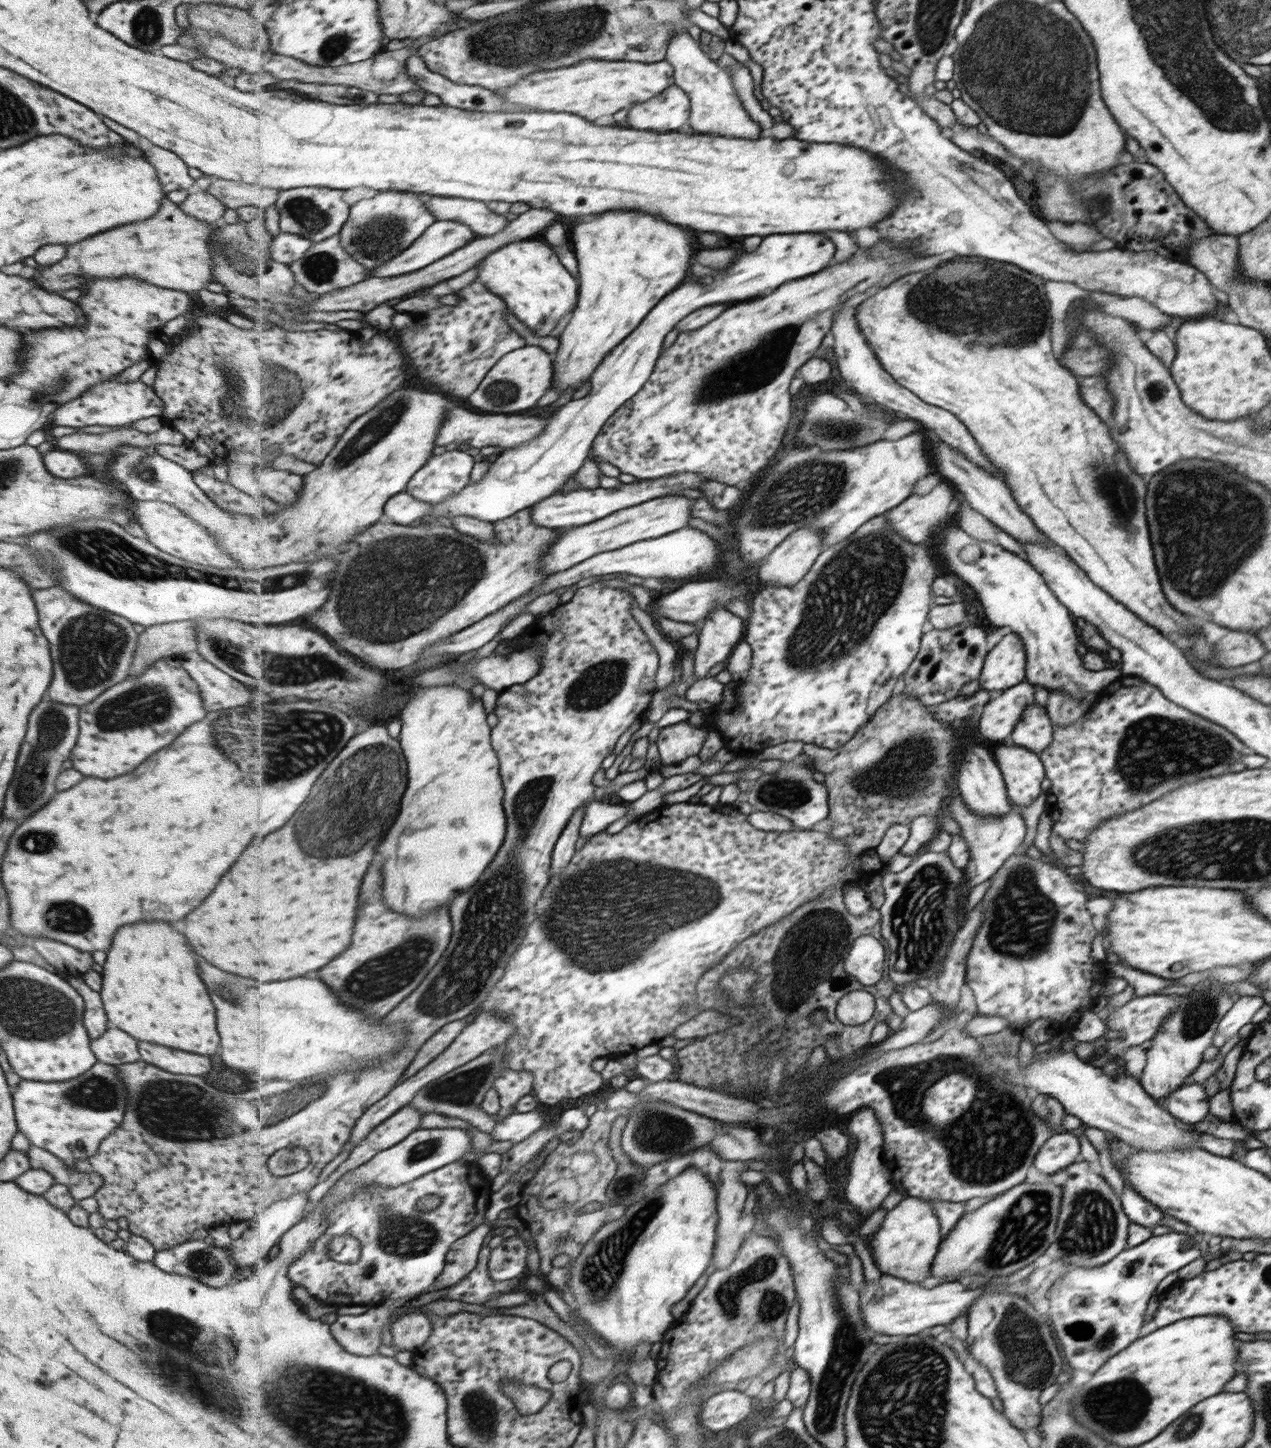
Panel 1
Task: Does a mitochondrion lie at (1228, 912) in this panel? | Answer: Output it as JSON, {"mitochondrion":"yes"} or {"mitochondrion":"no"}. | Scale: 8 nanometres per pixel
{"mitochondrion":"no"}

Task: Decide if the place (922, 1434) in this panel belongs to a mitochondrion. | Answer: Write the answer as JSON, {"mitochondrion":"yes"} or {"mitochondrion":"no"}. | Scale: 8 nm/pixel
{"mitochondrion":"yes"}

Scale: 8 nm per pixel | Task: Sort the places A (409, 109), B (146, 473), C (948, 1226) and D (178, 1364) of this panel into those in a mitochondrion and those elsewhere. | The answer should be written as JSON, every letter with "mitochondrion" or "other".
{"A":"other","B":"mitochondrion","C":"other","D":"mitochondrion"}

